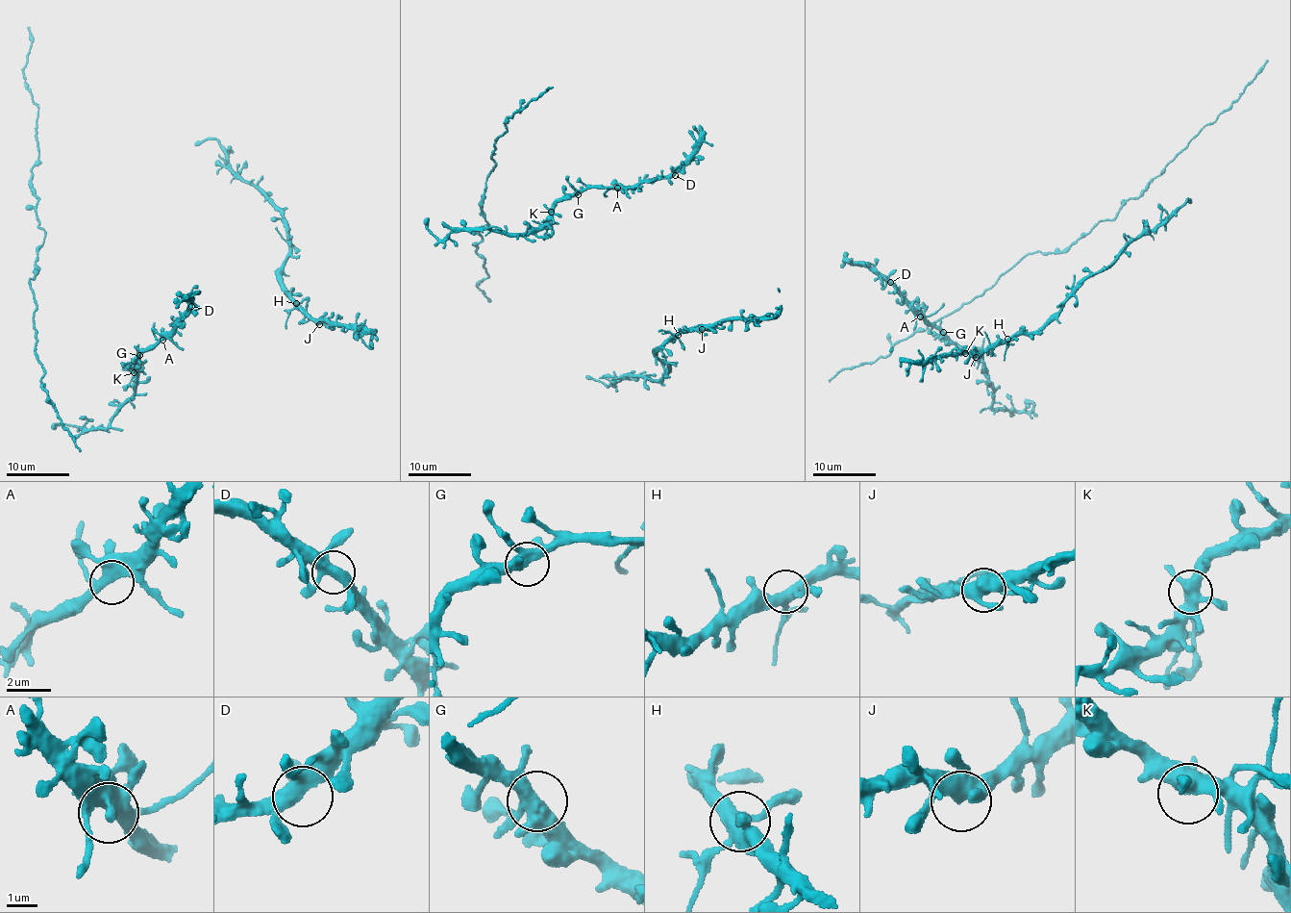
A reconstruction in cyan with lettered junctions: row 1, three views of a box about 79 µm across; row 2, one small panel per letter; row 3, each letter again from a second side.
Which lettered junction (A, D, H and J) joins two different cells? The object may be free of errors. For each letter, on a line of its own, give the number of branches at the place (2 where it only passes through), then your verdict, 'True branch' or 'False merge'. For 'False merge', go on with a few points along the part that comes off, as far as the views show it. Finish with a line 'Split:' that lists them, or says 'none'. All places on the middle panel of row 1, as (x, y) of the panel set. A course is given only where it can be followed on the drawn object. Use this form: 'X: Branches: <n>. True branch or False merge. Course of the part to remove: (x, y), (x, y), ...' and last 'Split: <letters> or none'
A: Branches: 4. True branch
D: Branches: 4. True branch
H: Branches: 4. True branch
J: Branches: 4. True branch
Split: none

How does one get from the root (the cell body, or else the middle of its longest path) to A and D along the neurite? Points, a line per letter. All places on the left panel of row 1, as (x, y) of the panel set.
A: (120, 364), (131, 363), (162, 341)
D: (120, 364), (131, 363), (142, 352), (151, 350), (191, 306)

